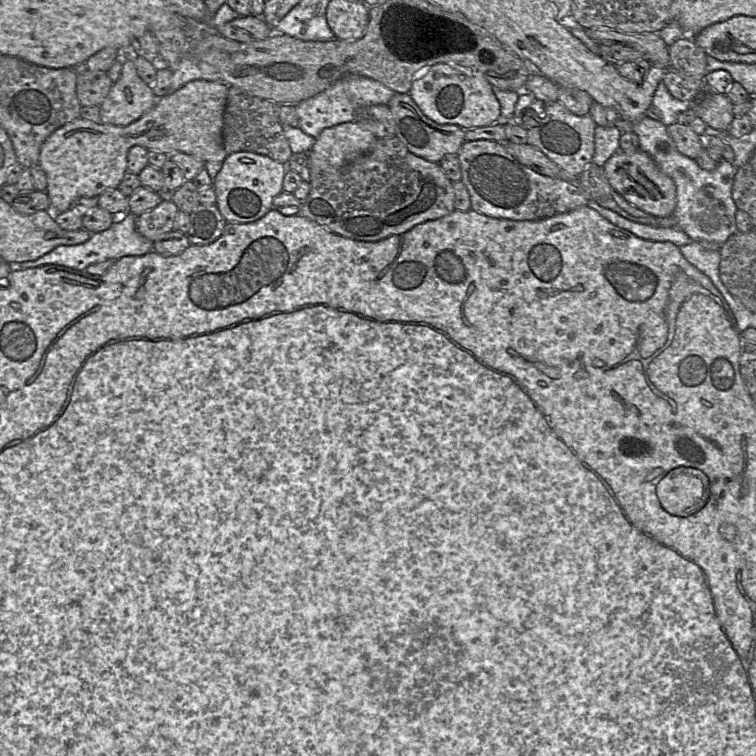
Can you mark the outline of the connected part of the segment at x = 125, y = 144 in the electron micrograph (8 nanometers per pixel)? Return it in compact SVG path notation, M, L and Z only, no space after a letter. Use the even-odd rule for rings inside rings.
M194 80L159 98L151 110L128 126L95 123L78 118L55 130L42 144L39 159L39 165L47 177L46 193L51 201L52 213L57 216L69 210L71 203L78 198L99 197L107 190L118 188L128 170L128 153L133 146L142 146L166 155L185 153L203 162L223 162L228 155L222 137L228 87L223 82Z

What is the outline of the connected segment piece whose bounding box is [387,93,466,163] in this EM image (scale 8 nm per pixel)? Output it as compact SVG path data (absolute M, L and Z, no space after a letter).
M395 93L387 103L396 123L395 136L414 155L438 163L447 154L457 154L465 140L465 130L452 124L437 124L426 117L409 93Z

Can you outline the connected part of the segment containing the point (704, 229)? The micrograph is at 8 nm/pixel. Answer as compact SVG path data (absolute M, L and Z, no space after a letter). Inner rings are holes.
M644 116L634 123L618 119L617 127L631 131L639 138L639 149L646 152L659 170L669 176L676 186L676 206L672 214L675 226L684 231L693 242L708 241L722 245L738 232L735 221L737 206L732 198L732 187L737 172L731 162L721 160L712 171L702 169L697 161L681 154L670 137L667 126Z

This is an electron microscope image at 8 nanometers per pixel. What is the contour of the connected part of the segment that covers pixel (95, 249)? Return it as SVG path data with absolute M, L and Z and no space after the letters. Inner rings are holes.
M132 213L115 217L114 223L105 231L92 233L90 239L82 244L61 245L35 261L12 265L12 270L25 270L44 265L62 265L72 269L84 270L92 264L106 260L118 260L125 256L142 256L153 250L153 243L136 229L136 216Z

